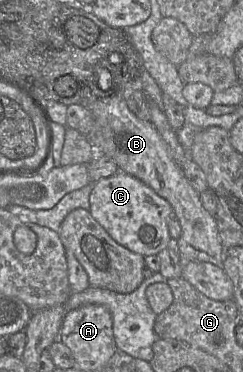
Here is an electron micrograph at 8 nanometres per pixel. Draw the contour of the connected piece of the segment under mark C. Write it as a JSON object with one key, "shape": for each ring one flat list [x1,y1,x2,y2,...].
{"shape":[[118,171,96,181,89,203,88,211,108,234,117,243,144,258,158,255,172,240,168,228,168,218,173,212,171,204,136,177]]}

